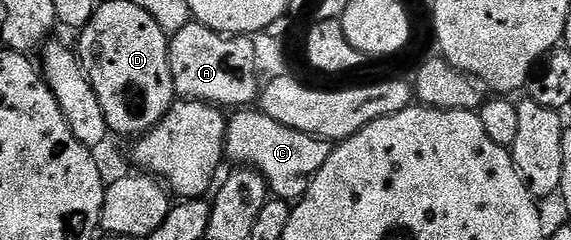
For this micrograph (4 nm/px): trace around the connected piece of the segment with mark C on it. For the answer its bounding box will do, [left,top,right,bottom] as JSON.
[225,108,330,200]

